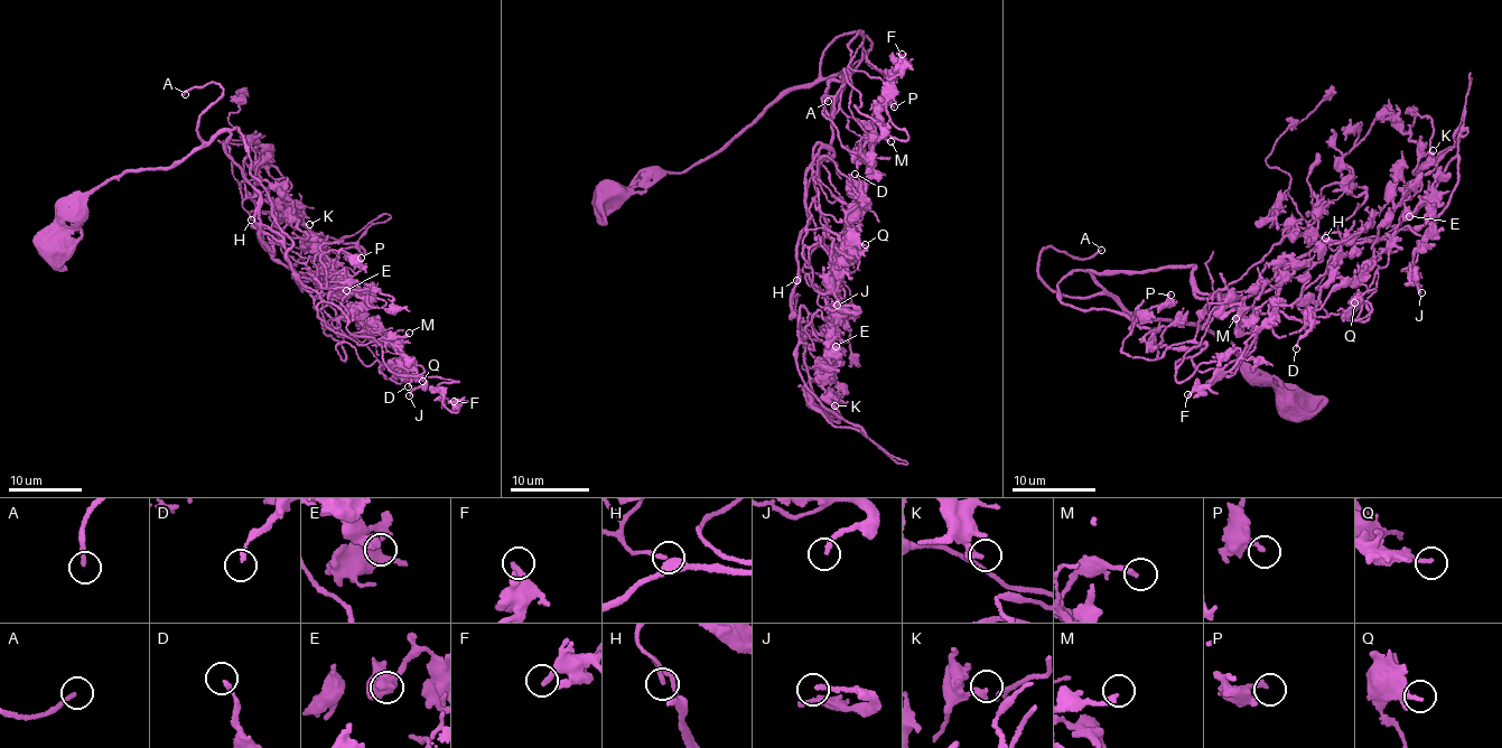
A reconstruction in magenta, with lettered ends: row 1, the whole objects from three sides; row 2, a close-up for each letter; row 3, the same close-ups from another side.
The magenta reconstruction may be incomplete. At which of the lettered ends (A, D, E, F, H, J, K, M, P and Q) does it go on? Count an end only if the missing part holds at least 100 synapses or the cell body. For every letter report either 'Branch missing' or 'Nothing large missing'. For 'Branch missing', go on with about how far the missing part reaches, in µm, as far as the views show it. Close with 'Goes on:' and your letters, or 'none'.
A: Branch missing. Missing length about 50 µm
D: Nothing large missing
E: Nothing large missing
F: Nothing large missing
H: Nothing large missing
J: Nothing large missing
K: Nothing large missing
M: Nothing large missing
P: Nothing large missing
Q: Nothing large missing
Goes on: A

